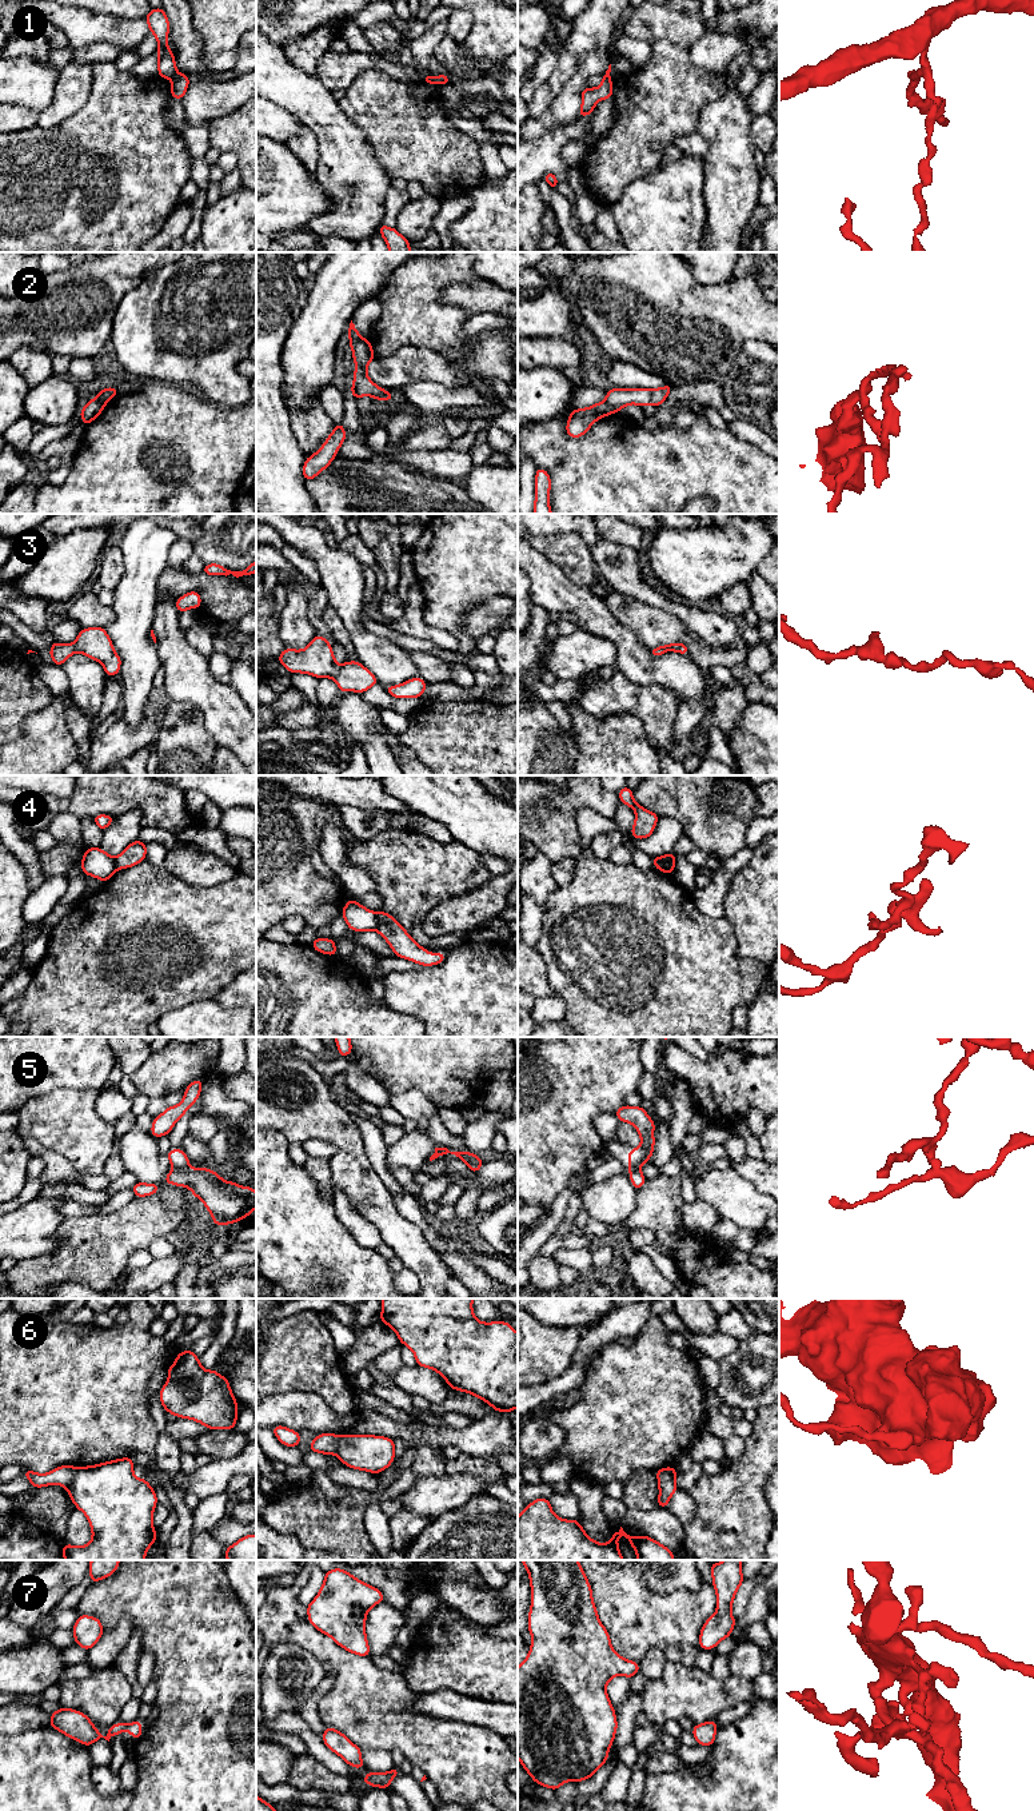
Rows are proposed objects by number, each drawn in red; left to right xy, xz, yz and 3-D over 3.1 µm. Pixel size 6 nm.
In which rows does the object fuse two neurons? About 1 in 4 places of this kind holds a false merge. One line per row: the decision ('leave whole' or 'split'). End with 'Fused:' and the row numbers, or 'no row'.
1: split
2: split
3: leave whole
4: split
5: split
6: split
7: leave whole
Fused: 1, 2, 4, 5, 6

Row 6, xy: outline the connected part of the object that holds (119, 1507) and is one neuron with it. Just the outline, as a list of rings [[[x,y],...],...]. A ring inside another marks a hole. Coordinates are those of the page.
[[[131,1457],[77,1468],[67,1491],[75,1507],[87,1516],[92,1539],[83,1547],[63,1544],[64,1560],[145,1560],[145,1552],[156,1543],[152,1517],[157,1497],[144,1477],[133,1475]]]

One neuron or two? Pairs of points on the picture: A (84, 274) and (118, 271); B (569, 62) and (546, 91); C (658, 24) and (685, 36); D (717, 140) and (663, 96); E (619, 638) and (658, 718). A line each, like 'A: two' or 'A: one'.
A: one
B: one
C: one
D: two
E: two

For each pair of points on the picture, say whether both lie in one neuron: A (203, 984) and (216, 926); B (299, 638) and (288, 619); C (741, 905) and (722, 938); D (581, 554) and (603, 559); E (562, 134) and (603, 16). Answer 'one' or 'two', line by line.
A: one
B: one
C: two
D: two
E: two

